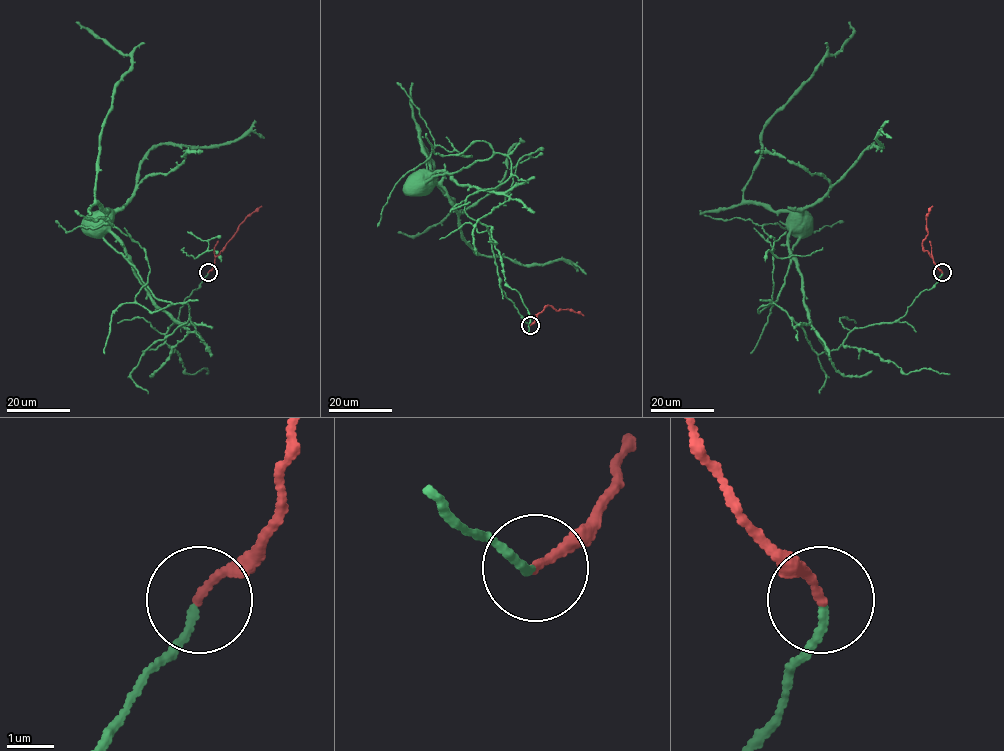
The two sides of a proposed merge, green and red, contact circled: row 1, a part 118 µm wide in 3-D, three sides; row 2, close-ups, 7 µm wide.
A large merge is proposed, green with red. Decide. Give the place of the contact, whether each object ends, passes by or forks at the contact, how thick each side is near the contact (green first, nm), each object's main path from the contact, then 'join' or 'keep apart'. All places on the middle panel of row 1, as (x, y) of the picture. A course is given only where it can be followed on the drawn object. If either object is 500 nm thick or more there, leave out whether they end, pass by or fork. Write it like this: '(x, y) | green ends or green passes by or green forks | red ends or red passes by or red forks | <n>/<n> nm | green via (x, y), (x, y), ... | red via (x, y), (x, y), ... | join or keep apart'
(530, 325) | green ends | red ends | 150/170 nm | green via (530, 325), (501, 290), (487, 227), (465, 212), (467, 196), (506, 181), (510, 159), (422, 174) | red via (530, 325), (547, 305), (556, 310), (569, 309), (584, 315) | join

